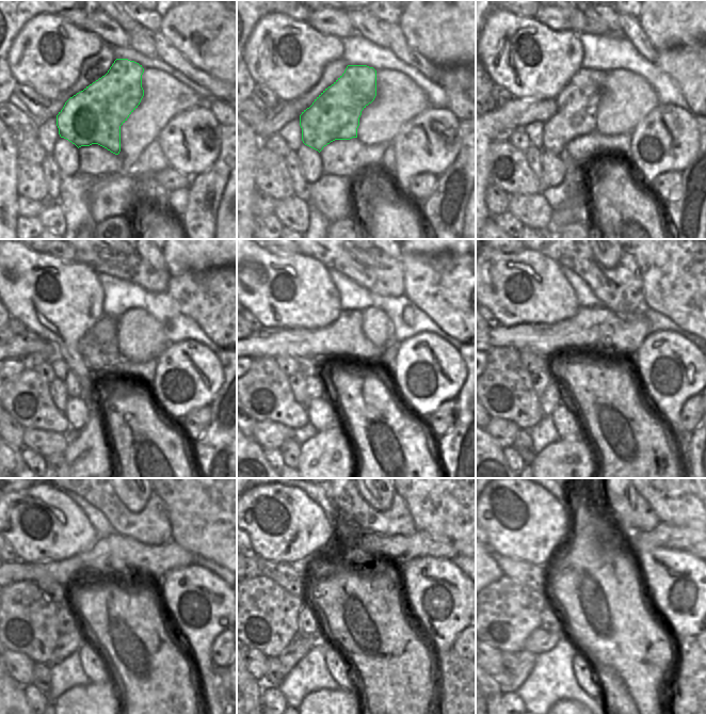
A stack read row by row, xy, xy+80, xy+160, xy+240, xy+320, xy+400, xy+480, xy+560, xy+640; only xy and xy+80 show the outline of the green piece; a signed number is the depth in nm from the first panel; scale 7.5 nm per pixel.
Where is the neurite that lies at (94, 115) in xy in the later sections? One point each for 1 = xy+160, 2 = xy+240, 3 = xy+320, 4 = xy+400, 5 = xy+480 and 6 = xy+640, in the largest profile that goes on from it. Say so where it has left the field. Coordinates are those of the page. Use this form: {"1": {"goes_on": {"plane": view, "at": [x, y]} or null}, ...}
{"1": {"goes_on": {"plane": "xy+160", "at": [577, 104]}}, "2": {"goes_on": {"plane": "xy+240", "at": [97, 356]}}, "3": {"goes_on": {"plane": "xy+320", "at": [315, 386]}}, "4": {"goes_on": {"plane": "xy+400", "at": [551, 398]}}, "5": {"goes_on": {"plane": "xy+480", "at": [68, 643]}}, "6": {"goes_on": {"plane": "xy+640", "at": [526, 660]}}}

